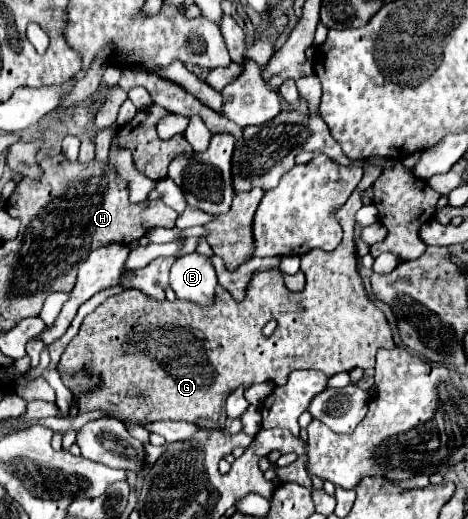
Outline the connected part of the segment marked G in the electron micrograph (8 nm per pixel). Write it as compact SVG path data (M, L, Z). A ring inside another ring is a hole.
M366 161L365 174L351 193L351 197L335 209L335 219L343 229L343 241L333 251L311 249L301 257L301 271L307 277L307 285L303 291L293 293L285 287L279 269L267 269L253 275L245 301L237 303L223 287L215 289L213 305L191 305L189 301L147 301L137 291L123 291L111 295L105 303L101 303L93 313L89 313L79 333L67 345L65 353L59 361L59 371L75 373L81 367L91 369L101 379L101 387L89 397L77 397L79 413L103 409L117 419L129 419L131 423L147 423L147 421L187 421L199 427L225 427L225 399L239 385L253 383L275 383L283 385L291 371L295 369L317 369L327 377L333 377L343 371L351 371L355 367L369 369L375 365L375 353L379 349L395 349L391 329L383 317L383 313L367 299L365 287L357 273L355 259L355 243L353 243L353 225L355 213L361 209L361 191L369 188L381 175L382 169ZM275 319L277 329L271 337L265 337L261 329L267 321Z

